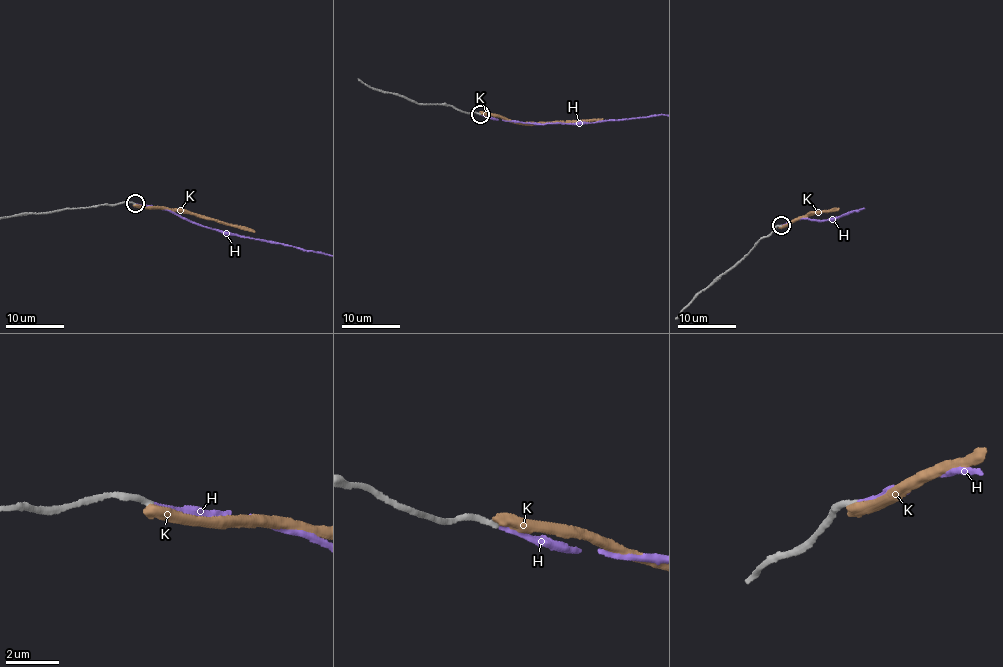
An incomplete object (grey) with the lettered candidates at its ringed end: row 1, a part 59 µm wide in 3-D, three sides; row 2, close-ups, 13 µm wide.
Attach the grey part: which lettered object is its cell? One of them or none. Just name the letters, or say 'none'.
H

